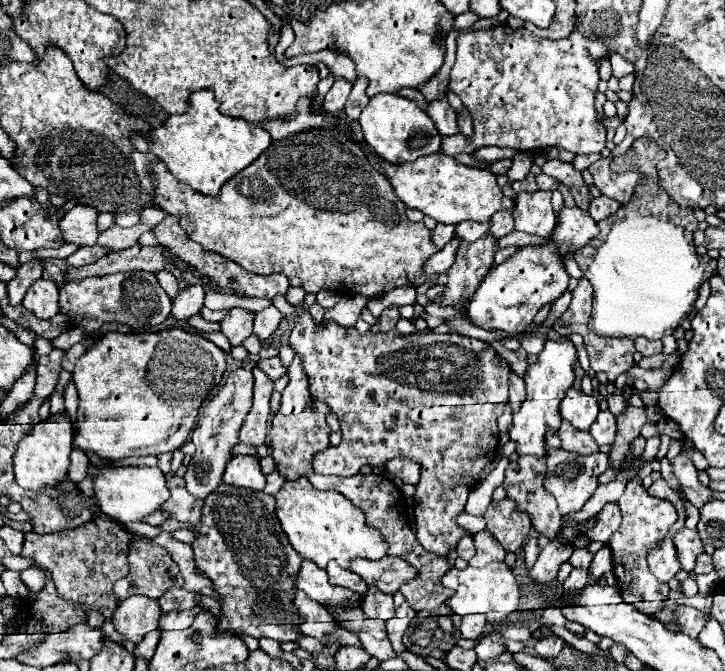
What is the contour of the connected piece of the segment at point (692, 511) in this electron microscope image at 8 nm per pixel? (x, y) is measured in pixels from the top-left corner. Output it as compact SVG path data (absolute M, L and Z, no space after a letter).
M682 497L685 500L685 511L686 511L686 522L685 526L690 529L697 529L697 524L700 519L699 511L694 507L689 501Z

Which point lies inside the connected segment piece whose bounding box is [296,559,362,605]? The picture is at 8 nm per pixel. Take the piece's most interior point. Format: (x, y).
(310, 578)

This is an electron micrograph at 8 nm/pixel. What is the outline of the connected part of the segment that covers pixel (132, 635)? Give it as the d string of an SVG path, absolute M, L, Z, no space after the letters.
M132 595L120 601L118 609L112 615L112 623L122 637L134 643L140 643L146 633L158 629L160 615L162 611L160 611L158 599Z

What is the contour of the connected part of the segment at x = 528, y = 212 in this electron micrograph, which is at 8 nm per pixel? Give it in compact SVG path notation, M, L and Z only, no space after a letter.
M550 191L518 193L518 201L514 207L516 229L538 237L550 237L556 225L556 215L550 197Z

